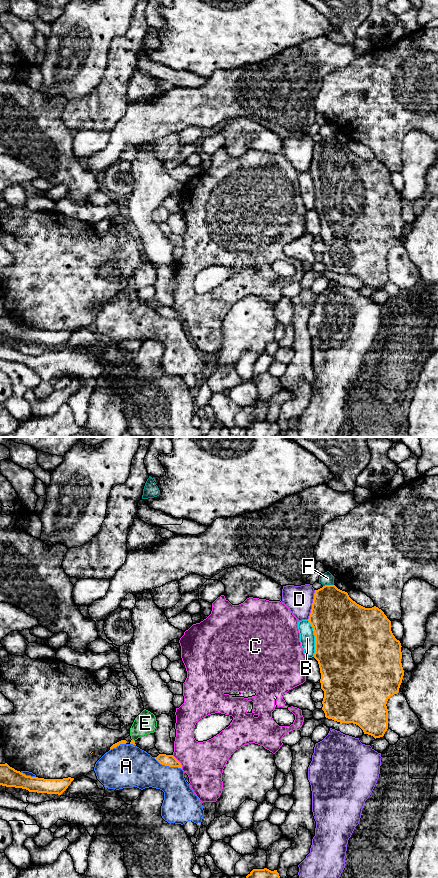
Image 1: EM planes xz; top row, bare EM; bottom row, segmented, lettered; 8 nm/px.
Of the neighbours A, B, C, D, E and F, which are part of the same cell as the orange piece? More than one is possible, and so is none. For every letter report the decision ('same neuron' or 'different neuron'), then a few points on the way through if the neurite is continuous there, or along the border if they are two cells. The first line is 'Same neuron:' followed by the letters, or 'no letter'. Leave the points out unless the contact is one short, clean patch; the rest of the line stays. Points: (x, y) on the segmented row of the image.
Same neuron: no letter
A: different neuron
B: different neuron
C: different neuron
D: different neuron
E: different neuron | along xz (132, 739), (134, 741)
F: different neuron

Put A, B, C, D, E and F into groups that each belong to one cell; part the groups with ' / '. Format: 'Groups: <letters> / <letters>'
Groups: A / B / C / D / E / F

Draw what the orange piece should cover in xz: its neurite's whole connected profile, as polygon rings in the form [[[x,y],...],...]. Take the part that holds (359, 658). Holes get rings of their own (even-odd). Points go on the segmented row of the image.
[[[325,585],[315,590],[308,619],[315,635],[314,658],[321,673],[321,689],[324,691],[322,710],[325,717],[340,723],[353,723],[375,739],[383,737],[388,729],[387,701],[399,692],[404,676],[401,659],[401,643],[391,631],[391,621],[378,607],[365,608],[353,601],[347,592],[335,585]]]

